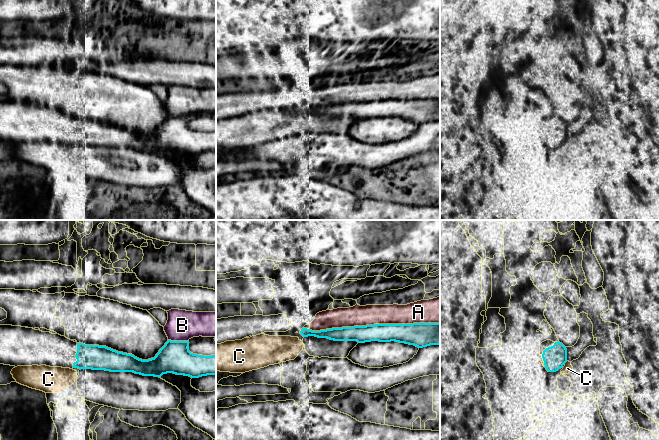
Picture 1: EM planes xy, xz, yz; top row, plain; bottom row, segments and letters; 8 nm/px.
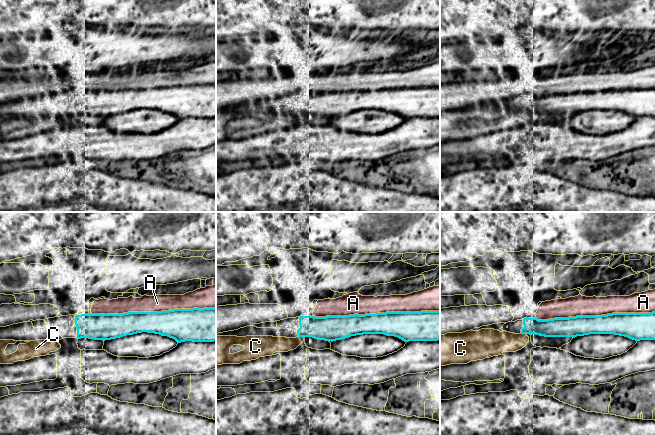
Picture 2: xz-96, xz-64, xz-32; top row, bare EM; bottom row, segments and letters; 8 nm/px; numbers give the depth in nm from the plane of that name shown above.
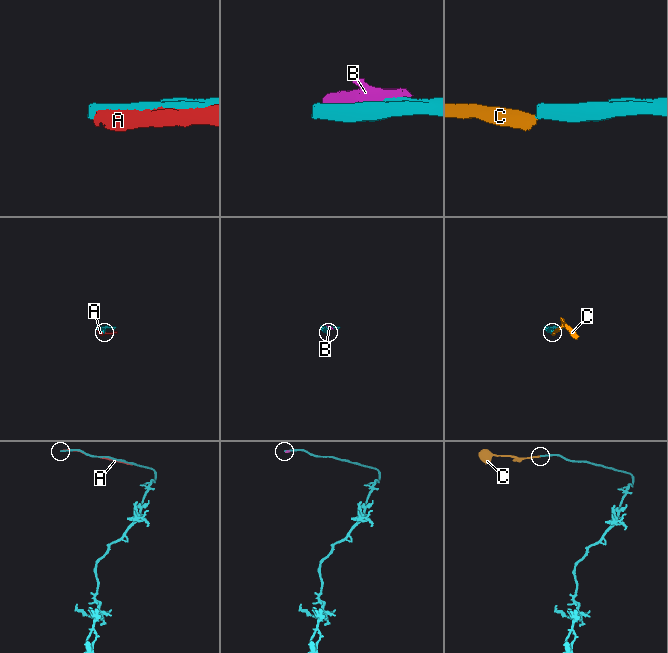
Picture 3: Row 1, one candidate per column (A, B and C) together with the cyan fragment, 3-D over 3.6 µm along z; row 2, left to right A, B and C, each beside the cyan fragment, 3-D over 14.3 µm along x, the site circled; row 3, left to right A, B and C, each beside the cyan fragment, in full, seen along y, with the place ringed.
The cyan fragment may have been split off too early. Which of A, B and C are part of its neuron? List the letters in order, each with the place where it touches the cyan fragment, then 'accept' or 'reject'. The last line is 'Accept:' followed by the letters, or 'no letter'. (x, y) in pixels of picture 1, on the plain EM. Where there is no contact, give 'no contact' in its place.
A: contact xz (374, 100); reject
B: contact xy (178, 117); reject
C: contact yz (565, 138); reject
Accept: no letter

